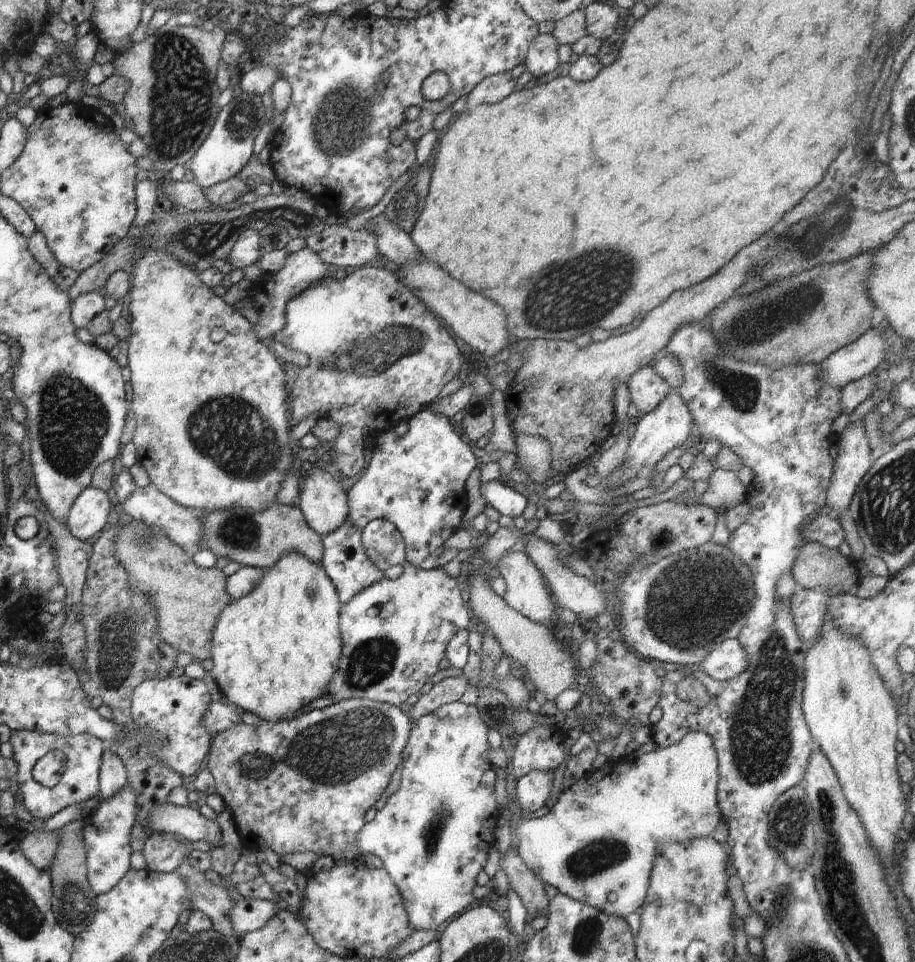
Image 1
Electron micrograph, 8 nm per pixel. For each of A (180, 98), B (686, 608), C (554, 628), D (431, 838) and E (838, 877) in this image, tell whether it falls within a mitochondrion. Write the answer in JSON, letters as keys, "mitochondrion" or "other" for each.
{"A":"mitochondrion","B":"mitochondrion","C":"other","D":"mitochondrion","E":"mitochondrion"}

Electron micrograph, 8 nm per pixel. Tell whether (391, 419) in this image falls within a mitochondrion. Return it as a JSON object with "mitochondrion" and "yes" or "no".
{"mitochondrion":"no"}

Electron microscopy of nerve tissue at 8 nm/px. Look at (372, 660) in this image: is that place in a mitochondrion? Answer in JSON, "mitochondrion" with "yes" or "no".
{"mitochondrion":"yes"}

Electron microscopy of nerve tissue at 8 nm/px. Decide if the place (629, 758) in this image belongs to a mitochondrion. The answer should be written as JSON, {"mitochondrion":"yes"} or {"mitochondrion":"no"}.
{"mitochondrion":"no"}

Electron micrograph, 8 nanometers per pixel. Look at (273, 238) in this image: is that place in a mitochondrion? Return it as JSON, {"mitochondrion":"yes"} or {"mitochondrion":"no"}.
{"mitochondrion":"no"}

